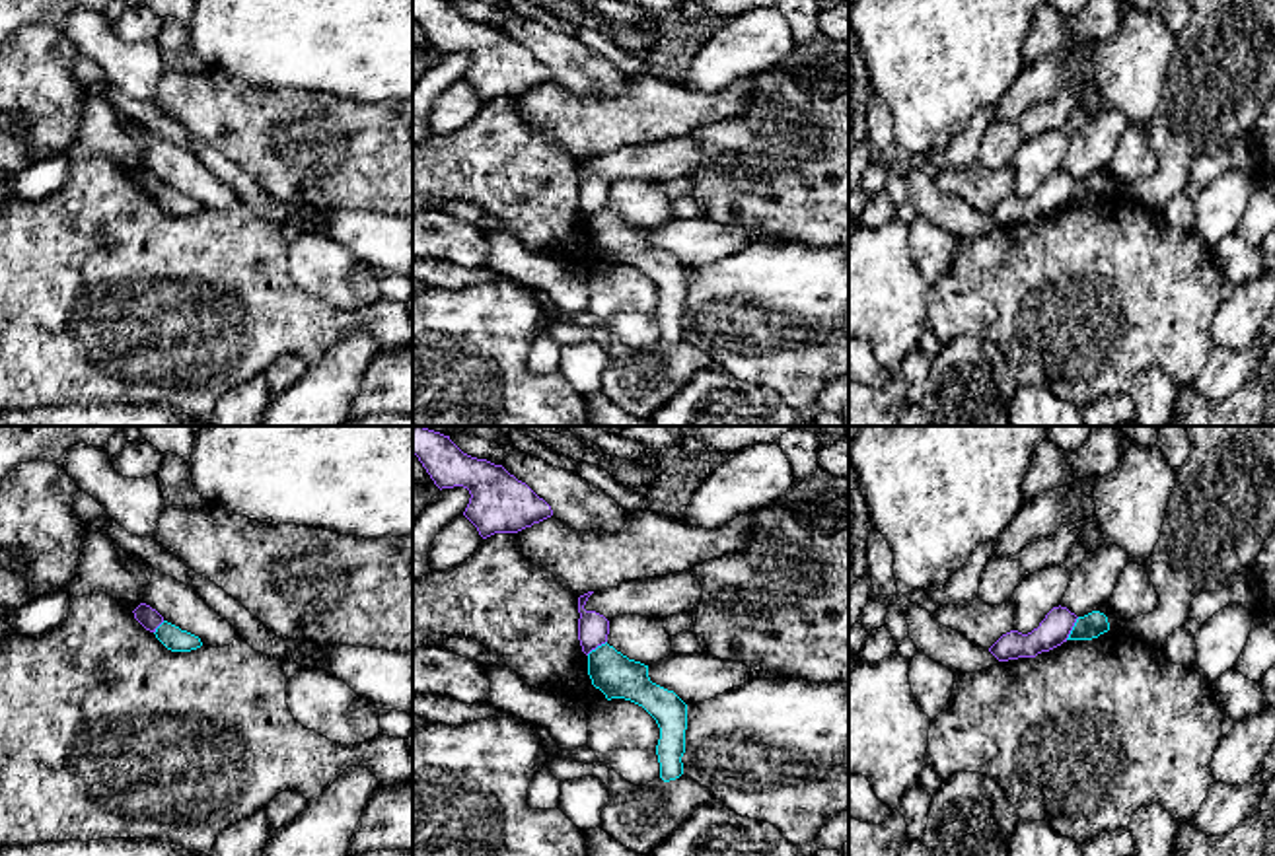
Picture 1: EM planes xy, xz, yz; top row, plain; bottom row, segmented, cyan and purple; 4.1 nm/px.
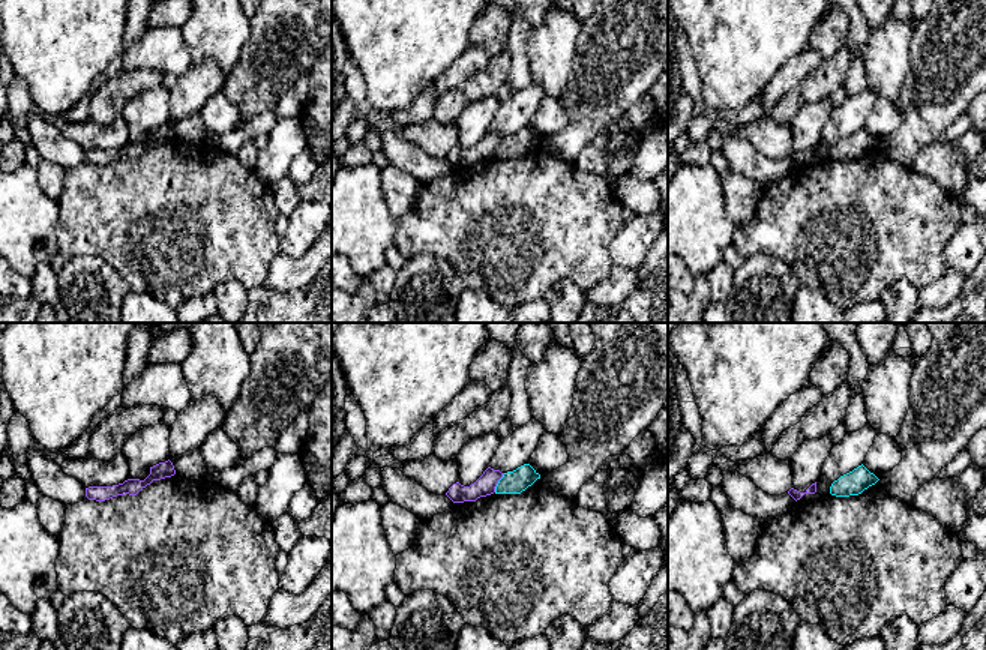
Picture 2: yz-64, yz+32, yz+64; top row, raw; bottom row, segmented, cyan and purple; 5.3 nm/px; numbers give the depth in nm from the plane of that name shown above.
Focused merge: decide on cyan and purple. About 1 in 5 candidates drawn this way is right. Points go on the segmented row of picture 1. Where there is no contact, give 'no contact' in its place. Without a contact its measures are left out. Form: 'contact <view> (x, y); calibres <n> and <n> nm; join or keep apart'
contact yz (1073, 629); calibres 100 and 120 nm; keep apart

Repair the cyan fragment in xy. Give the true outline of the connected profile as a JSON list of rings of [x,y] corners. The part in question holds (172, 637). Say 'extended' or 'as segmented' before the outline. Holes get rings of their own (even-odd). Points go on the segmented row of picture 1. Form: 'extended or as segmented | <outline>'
as segmented | [[[164,621],[154,634],[171,652],[191,652],[202,646],[199,636],[181,630],[167,621]]]

